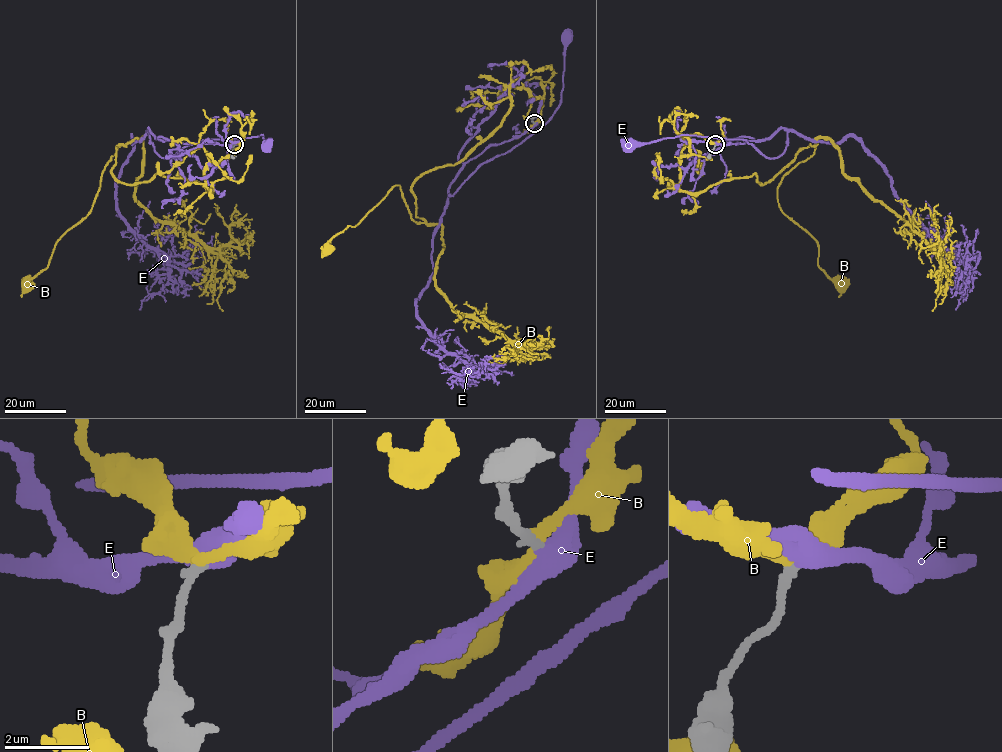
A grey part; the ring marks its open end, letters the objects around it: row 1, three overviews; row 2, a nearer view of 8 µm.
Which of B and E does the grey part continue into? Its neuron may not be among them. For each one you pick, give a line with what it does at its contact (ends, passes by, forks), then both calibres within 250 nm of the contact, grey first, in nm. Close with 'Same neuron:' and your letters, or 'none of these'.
E: it passes by; calibres 200 and 480 nm
Same neuron: E

